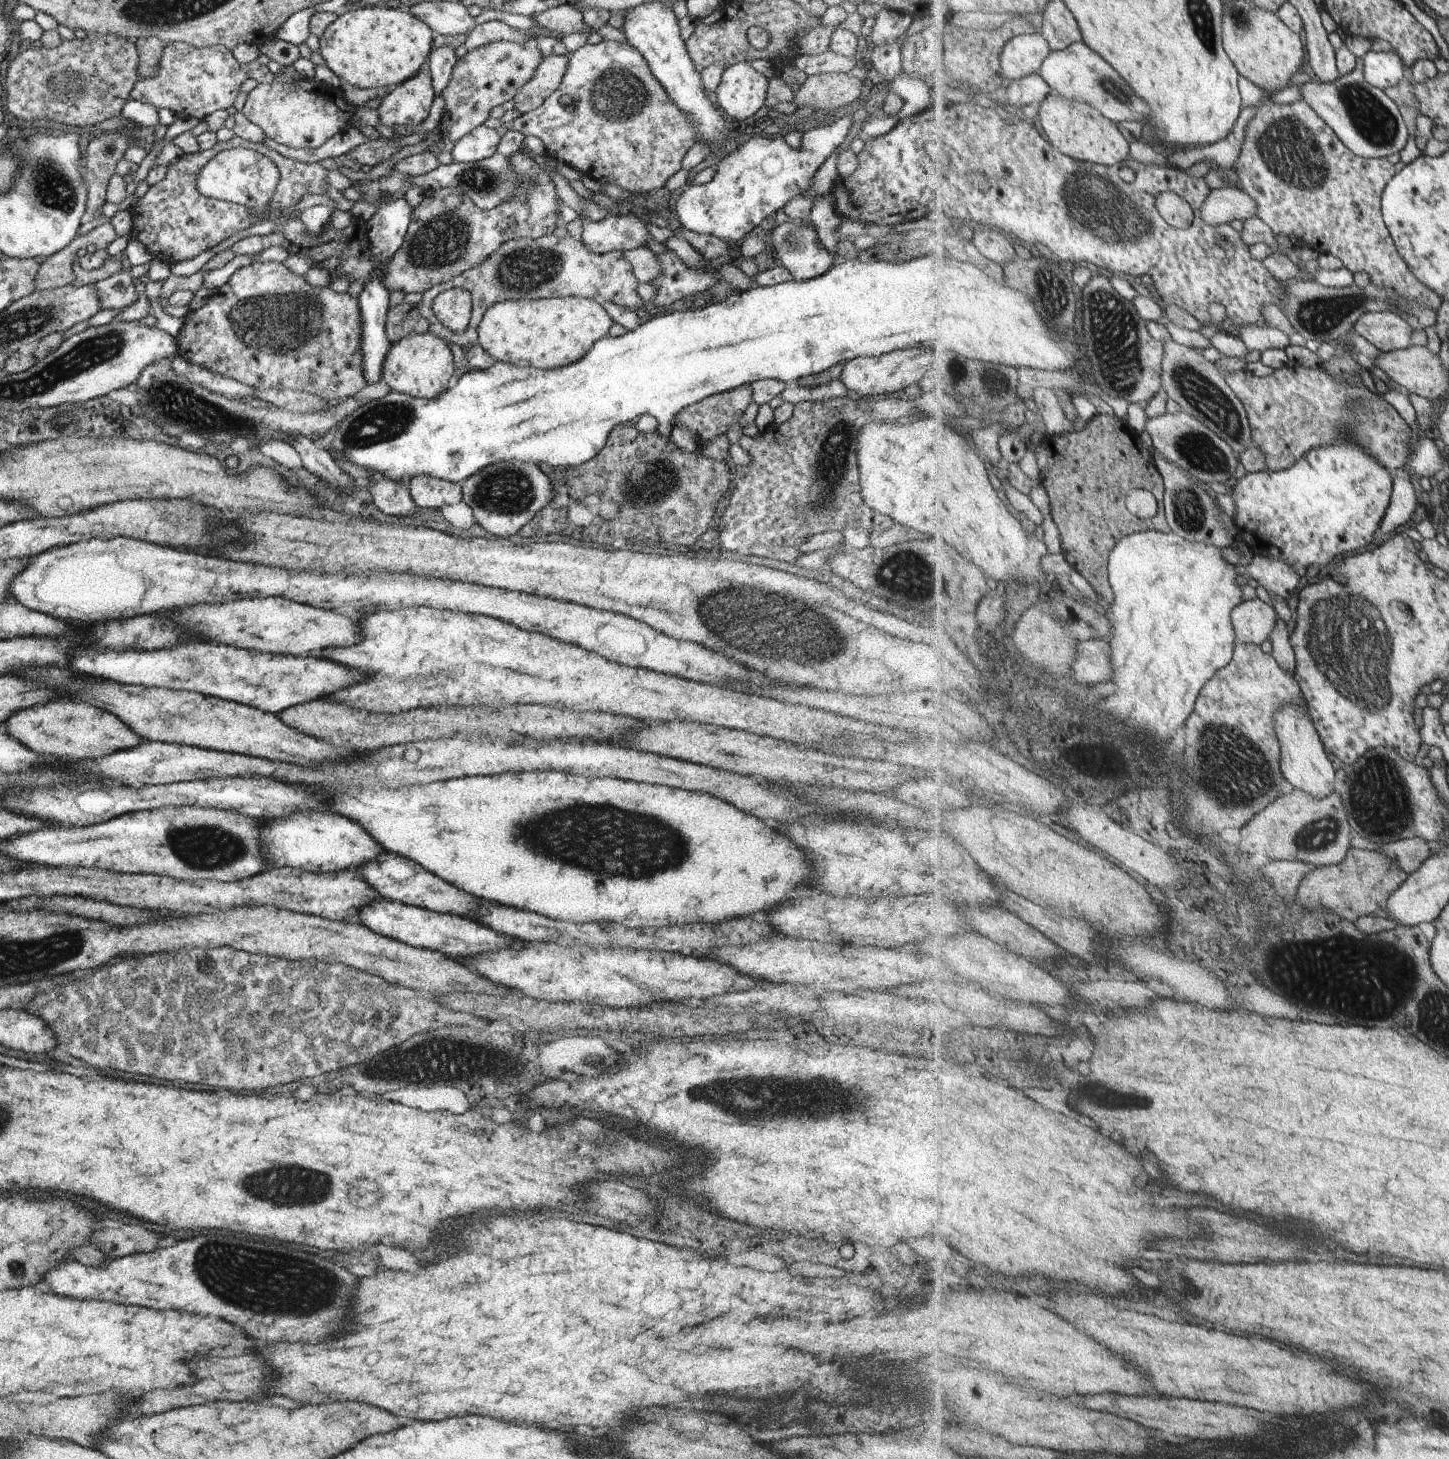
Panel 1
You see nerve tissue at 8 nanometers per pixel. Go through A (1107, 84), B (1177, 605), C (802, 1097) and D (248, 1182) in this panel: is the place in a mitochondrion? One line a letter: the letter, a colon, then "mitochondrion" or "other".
A: mitochondrion
B: other
C: mitochondrion
D: mitochondrion

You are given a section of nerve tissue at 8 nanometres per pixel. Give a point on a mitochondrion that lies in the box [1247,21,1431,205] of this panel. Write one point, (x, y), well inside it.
(1287, 149)

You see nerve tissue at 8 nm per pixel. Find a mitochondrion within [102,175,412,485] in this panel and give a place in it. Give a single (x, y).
(282, 325)

